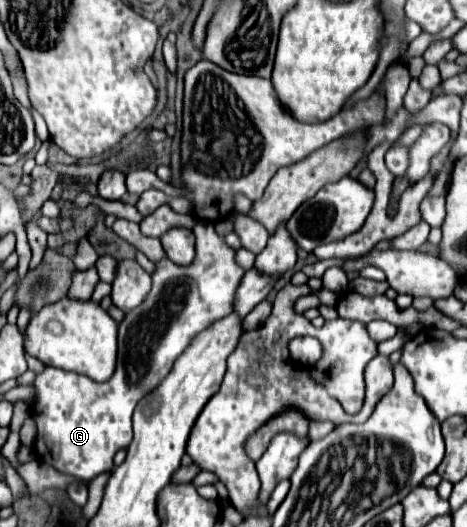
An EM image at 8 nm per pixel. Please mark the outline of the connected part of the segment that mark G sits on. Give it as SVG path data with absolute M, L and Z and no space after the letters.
M208 220L196 222L196 254L198 262L194 262L194 266L176 266L170 260L158 262L158 272L154 272L152 276L150 298L146 298L146 302L138 306L138 310L130 310L120 322L118 364L110 382L98 384L86 376L46 366L30 384L36 392L34 404L30 408L32 420L38 428L34 452L38 452L40 458L54 466L58 472L80 476L84 480L92 480L102 472L110 472L114 468L114 454L120 448L126 448L132 440L132 412L138 400L142 400L166 378L176 358L202 330L210 328L216 320L222 320L232 312L230 302L234 300L234 290L238 288L238 278L242 278L244 270L234 262L234 250L222 242L222 238L214 230L214 224Z

